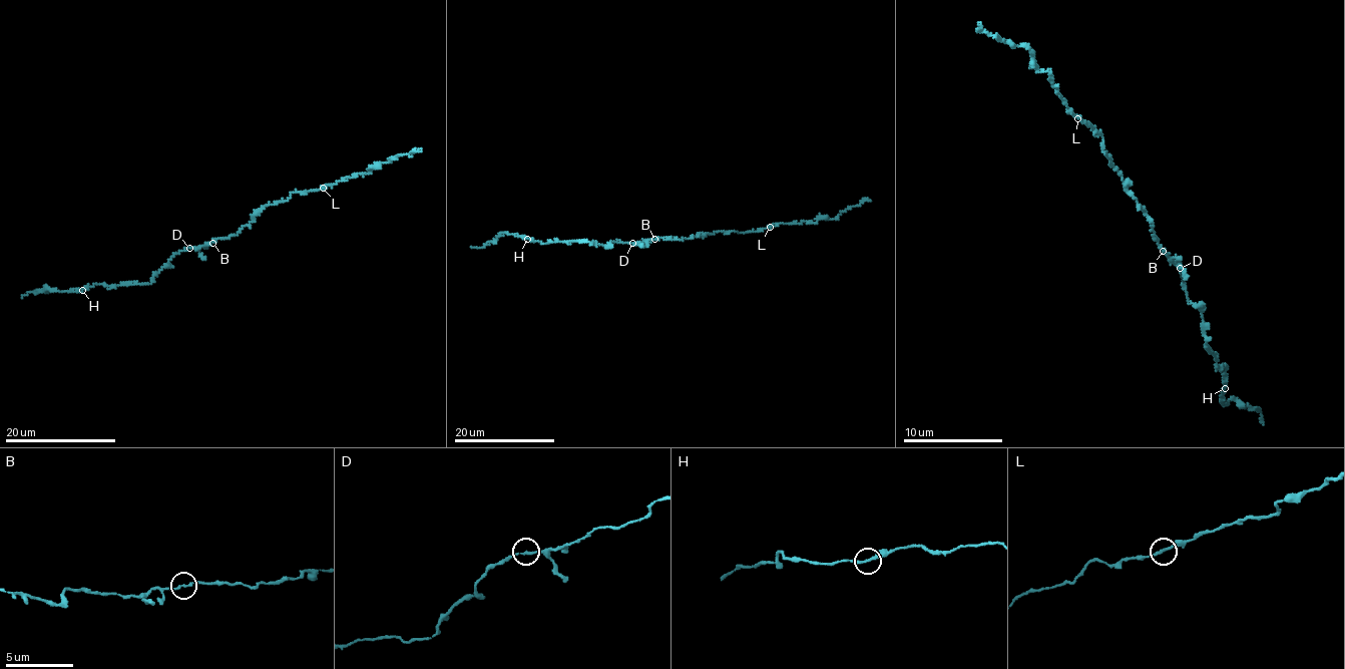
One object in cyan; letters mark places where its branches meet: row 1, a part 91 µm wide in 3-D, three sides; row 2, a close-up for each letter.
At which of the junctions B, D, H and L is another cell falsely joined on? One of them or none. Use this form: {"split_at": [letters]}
{"split_at": []}

